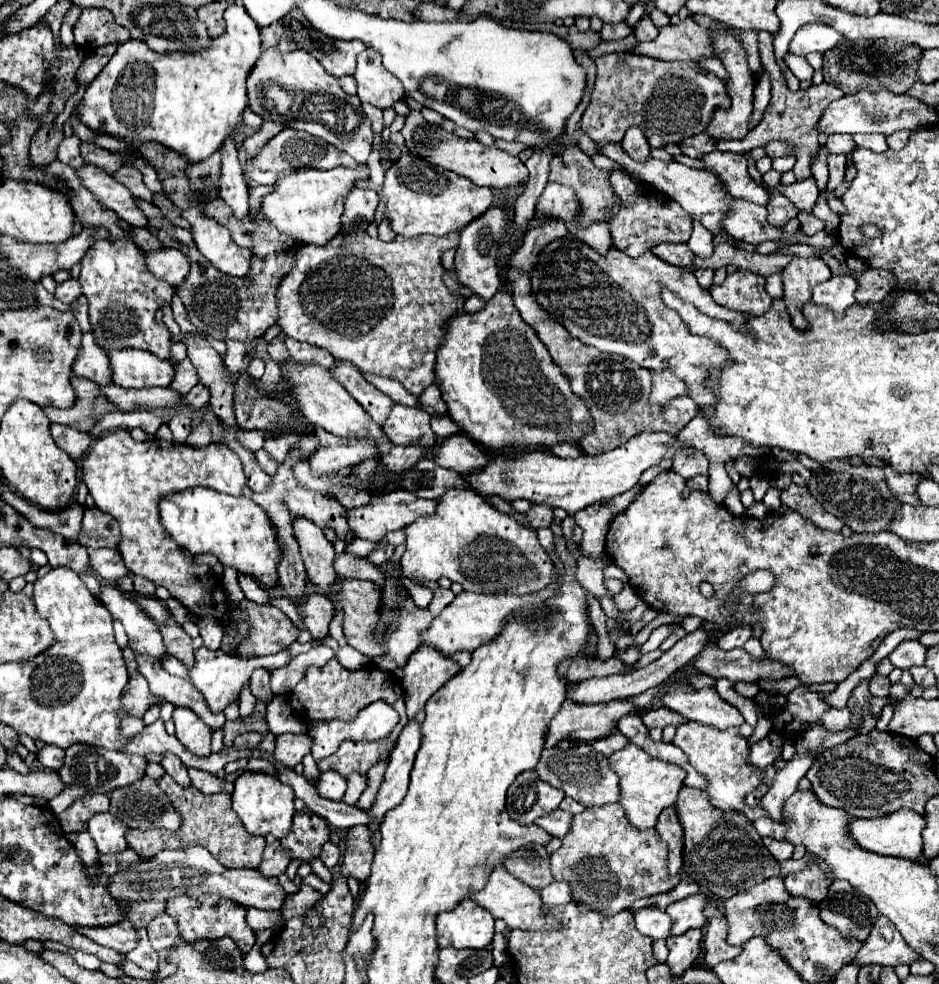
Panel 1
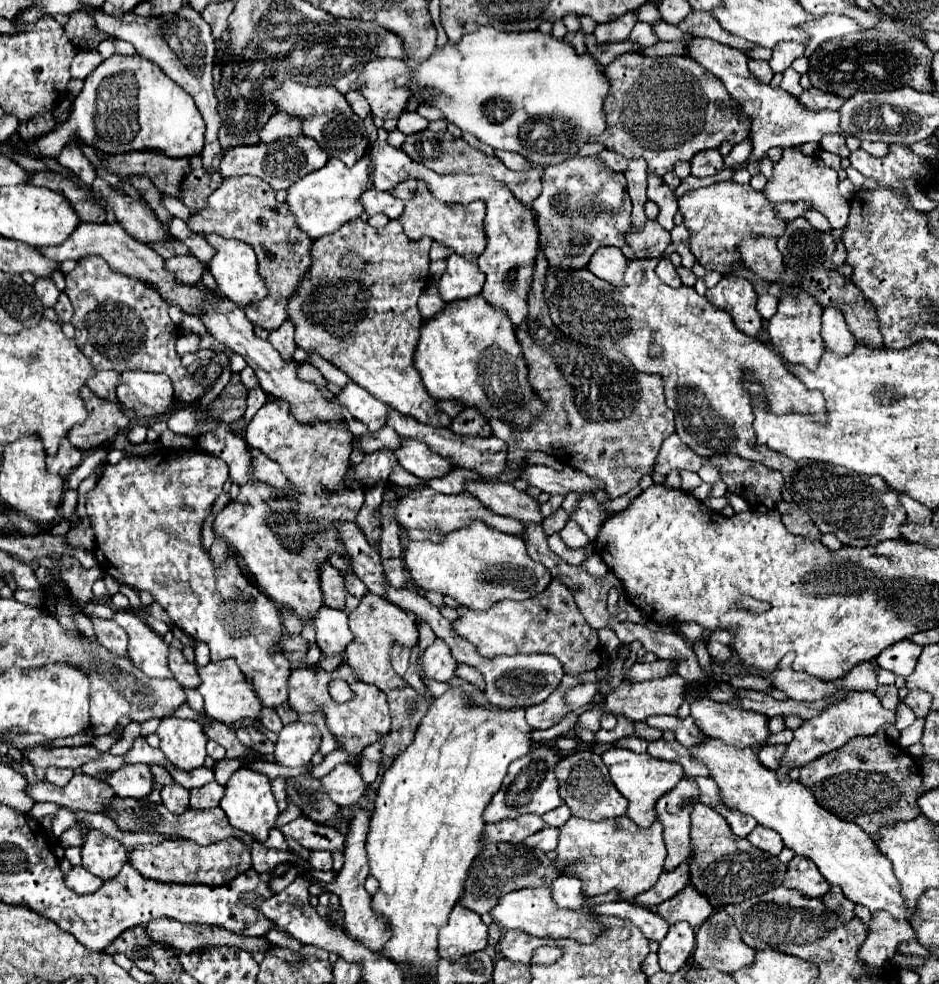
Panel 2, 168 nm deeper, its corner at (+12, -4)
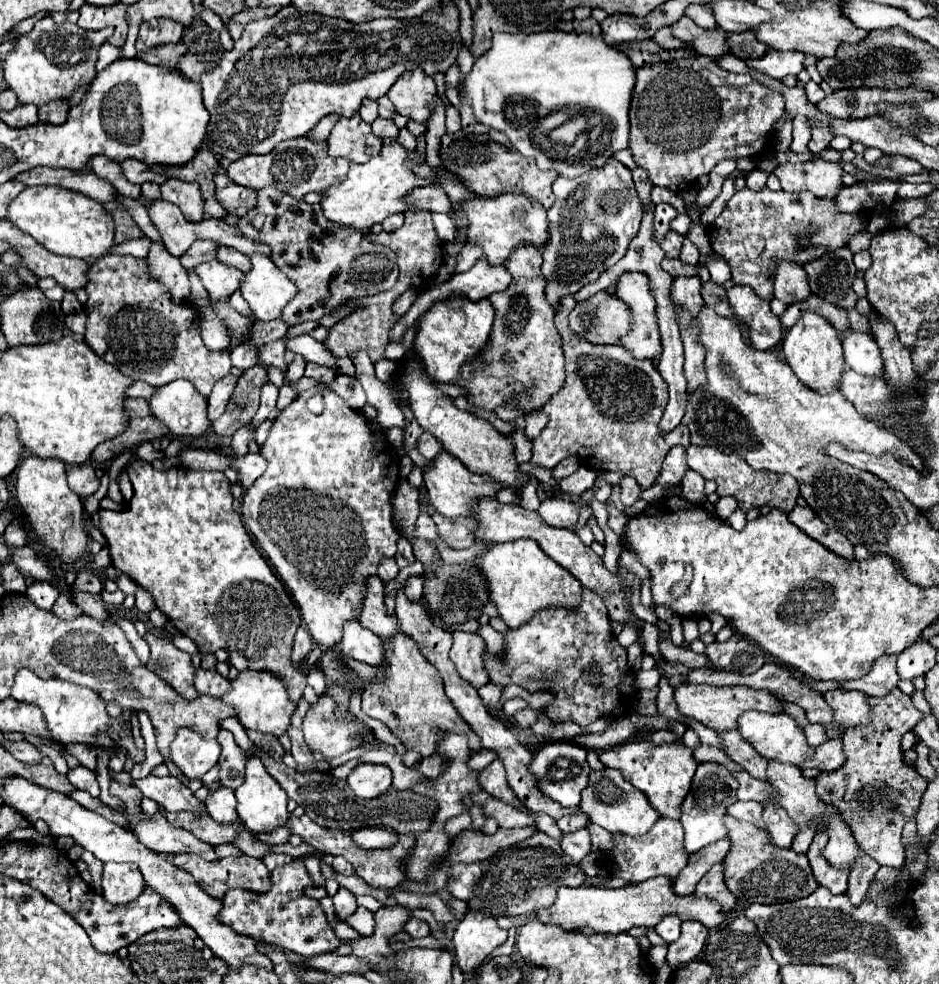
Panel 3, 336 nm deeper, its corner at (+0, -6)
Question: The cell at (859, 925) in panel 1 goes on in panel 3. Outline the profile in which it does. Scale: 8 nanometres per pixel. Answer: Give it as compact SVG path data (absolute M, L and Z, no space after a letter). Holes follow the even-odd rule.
M863 855L863 863L859 867L855 867L855 871L849 873L849 887L847 887L847 897L853 905L861 905L863 897L867 893L869 881L873 879L873 875L877 873L879 863L875 863L875 859Z

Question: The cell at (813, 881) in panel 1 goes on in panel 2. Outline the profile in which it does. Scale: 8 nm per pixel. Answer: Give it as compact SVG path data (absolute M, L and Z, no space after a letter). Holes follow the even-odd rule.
M805 859L801 863L801 869L787 871L787 875L783 879L783 887L799 889L807 897L823 897L823 893L827 893L827 889L829 889L825 877L819 873L817 865L809 859Z

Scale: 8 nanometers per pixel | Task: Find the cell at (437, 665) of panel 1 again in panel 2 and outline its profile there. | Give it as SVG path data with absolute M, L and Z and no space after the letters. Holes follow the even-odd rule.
M435 639L435 643L425 649L421 663L423 663L423 671L425 671L427 679L451 681L455 677L457 661L453 659L453 655L443 639Z

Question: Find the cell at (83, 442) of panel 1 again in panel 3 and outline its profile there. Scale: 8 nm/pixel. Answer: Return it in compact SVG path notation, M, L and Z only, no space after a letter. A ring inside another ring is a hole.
M89 463L69 465L67 467L67 483L81 499L93 495L99 489L99 479Z

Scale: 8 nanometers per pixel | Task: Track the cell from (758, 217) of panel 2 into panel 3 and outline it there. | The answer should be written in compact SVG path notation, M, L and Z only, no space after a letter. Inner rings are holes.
M743 187L735 191L735 195L729 199L725 211L715 219L711 225L711 247L715 255L719 255L727 265L731 267L731 279L735 285L749 285L753 287L763 299L771 299L771 271L779 259L791 259L793 263L807 263L811 259L817 259L819 255L833 251L835 247L845 247L847 239L855 235L857 231L863 231L867 225L867 219L863 215L847 215L839 213L833 205L833 197L815 197L815 195L787 195L785 191L771 191L763 187L761 191L753 191L749 187Z

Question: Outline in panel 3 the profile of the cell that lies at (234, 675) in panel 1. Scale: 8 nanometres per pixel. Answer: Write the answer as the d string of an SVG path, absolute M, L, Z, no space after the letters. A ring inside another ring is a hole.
M253 669L239 671L239 675L231 679L231 689L223 695L223 701L235 709L237 719L245 729L271 733L277 737L285 733L285 729L289 727L291 713L295 711L295 703L291 703L283 683L279 683L279 679L275 679L275 675L267 671L253 671Z

